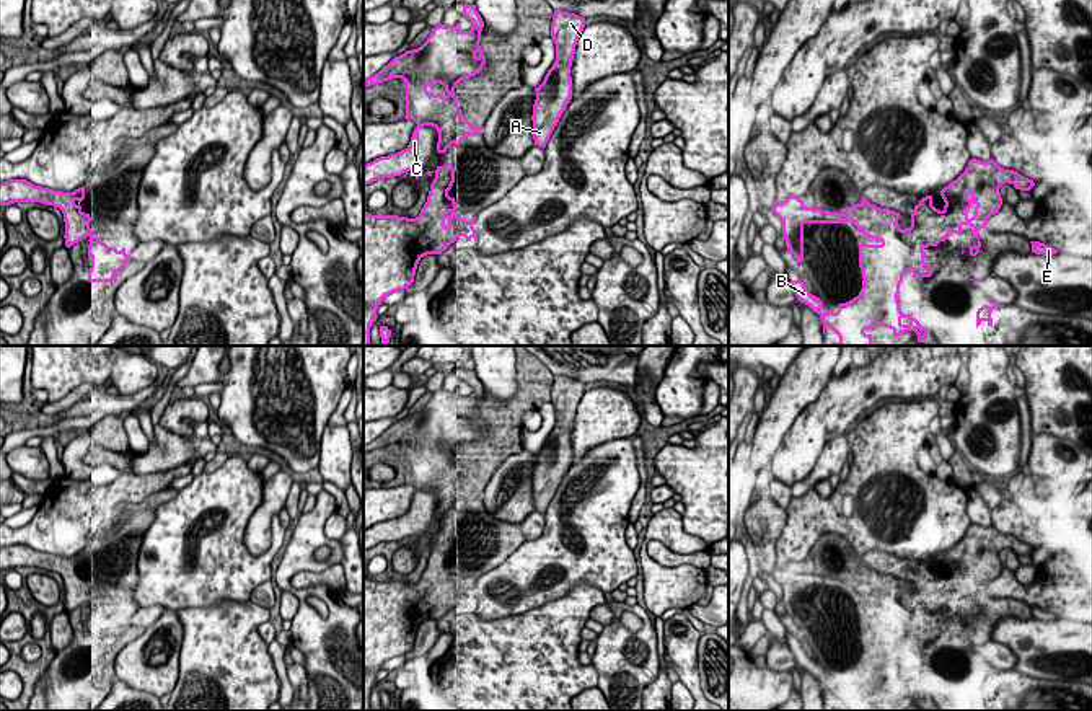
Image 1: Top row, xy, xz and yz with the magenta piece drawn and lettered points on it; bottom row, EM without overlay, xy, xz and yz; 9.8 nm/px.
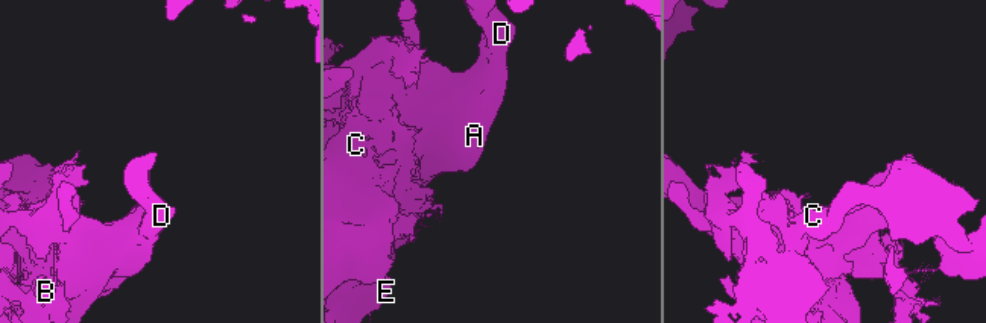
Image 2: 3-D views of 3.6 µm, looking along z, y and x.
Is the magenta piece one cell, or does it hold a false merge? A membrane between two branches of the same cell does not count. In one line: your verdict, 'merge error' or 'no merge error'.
no merge error

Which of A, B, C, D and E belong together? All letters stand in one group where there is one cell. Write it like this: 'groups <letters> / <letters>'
groups A B C D E

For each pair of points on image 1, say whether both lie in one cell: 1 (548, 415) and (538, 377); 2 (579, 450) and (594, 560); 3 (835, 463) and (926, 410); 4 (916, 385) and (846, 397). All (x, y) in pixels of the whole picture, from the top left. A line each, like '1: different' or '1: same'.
1: different
2: different
3: different
4: same

